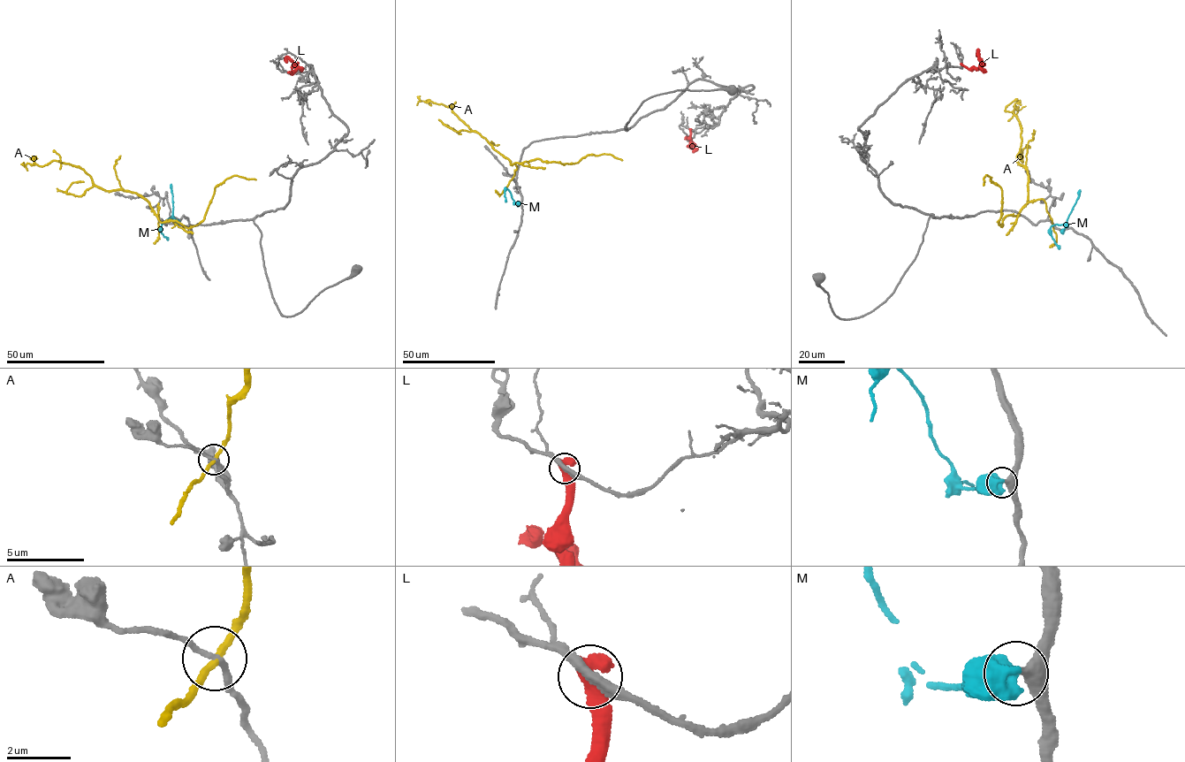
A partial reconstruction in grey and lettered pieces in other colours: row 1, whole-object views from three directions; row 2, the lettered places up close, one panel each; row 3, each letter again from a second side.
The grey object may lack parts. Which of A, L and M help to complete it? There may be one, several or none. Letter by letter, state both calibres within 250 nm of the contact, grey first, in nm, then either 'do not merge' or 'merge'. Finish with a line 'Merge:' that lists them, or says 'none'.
A: calibres 160 and 220 nm; do not merge
L: calibres 360 and 650 nm; do not merge
M: calibres 400 and 600 nm; merge
Merge: M

